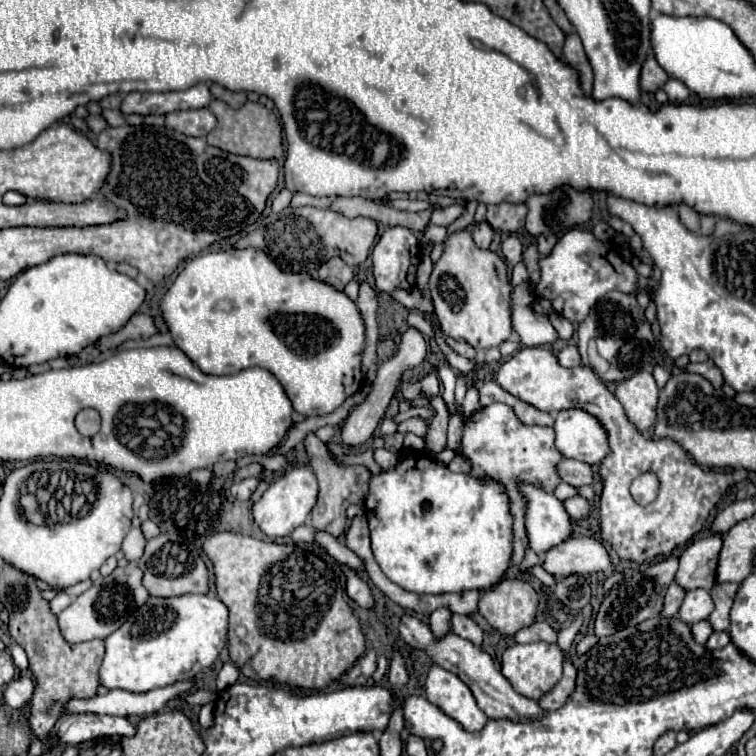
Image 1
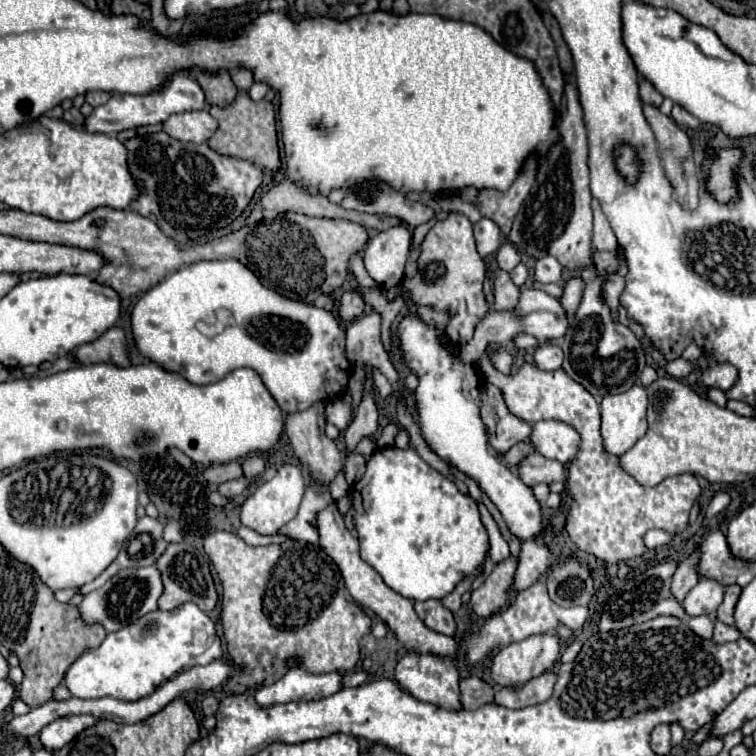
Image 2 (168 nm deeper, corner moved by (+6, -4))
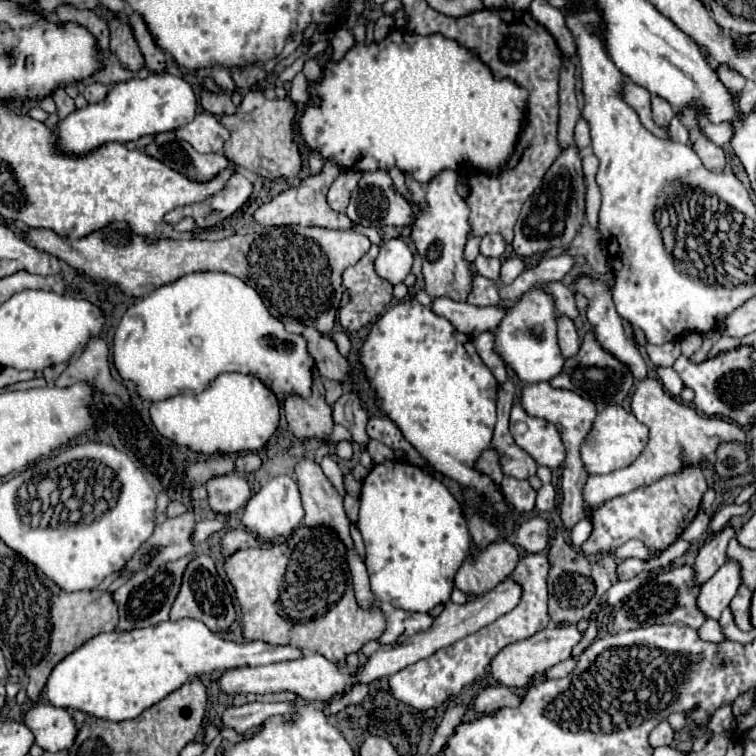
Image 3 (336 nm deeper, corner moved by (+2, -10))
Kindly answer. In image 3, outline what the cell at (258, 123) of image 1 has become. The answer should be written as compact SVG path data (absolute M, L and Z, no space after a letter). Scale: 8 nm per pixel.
M252 90L244 96L236 114L222 116L222 124L230 130L230 140L224 144L224 156L236 166L266 180L294 178L302 168L302 154L294 140L294 122L296 106L290 98L268 100L262 90Z

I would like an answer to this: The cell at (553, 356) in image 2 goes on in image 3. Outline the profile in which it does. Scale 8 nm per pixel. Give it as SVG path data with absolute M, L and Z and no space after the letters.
M534 286L528 290L514 306L506 308L506 316L494 330L494 350L504 360L506 366L510 366L516 376L526 384L536 382L548 382L556 374L560 374L564 366L564 356L558 348L558 336L556 336L556 308L554 308L554 296L544 292L542 286Z

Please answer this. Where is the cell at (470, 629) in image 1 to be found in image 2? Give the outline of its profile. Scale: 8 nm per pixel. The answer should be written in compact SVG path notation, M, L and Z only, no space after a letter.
M424 600L424 602L416 602L414 604L414 610L416 614L420 616L420 620L436 630L436 632L442 632L446 636L456 636L456 620L452 616L450 610L446 610L440 600Z

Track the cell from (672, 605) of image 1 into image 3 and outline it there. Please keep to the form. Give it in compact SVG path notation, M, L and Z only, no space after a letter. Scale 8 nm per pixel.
M726 526L720 534L716 534L708 544L704 544L696 556L696 584L706 582L724 562L726 562L726 546L736 536L734 526Z

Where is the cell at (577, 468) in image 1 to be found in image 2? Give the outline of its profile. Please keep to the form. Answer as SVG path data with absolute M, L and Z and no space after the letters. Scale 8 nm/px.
M534 452L522 462L522 466L518 468L518 474L526 486L536 486L540 482L552 484L552 482L566 480L566 466L562 462L548 460L542 454Z

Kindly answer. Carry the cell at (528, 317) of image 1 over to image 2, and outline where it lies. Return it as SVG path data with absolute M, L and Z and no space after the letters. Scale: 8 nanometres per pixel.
M496 270L494 272L494 306L496 310L508 310L512 302L516 302L516 294L520 294L520 288L514 286L508 272Z

